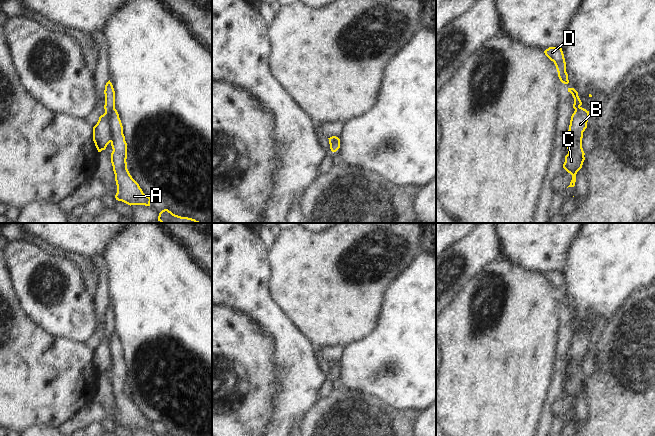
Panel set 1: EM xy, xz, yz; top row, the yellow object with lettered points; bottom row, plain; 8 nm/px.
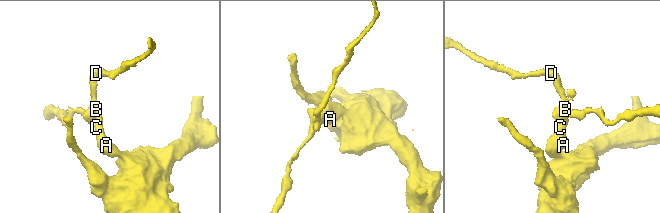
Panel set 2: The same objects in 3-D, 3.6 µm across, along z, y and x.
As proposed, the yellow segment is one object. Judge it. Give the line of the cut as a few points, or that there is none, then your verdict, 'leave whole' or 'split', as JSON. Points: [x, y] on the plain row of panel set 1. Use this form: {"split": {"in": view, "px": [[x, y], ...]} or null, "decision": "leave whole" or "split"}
{"split": {"in": "xy", "px": [[114, 331], [108, 336], [108, 347], [112, 359], [111, 365]]}, "decision": "split"}

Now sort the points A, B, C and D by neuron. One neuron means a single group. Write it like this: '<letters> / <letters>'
A B C / D

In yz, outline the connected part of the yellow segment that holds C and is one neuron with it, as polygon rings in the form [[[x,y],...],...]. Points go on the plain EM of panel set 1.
[[[582,331],[575,333],[571,340],[567,364],[568,378],[565,380],[563,392],[572,399],[572,404],[568,411],[574,411],[576,398],[582,392],[585,384],[585,377],[582,372],[583,356],[587,352],[589,335]]]

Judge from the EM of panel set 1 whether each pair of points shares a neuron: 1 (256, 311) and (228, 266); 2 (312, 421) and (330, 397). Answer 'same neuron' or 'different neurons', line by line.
1: same neuron
2: same neuron

